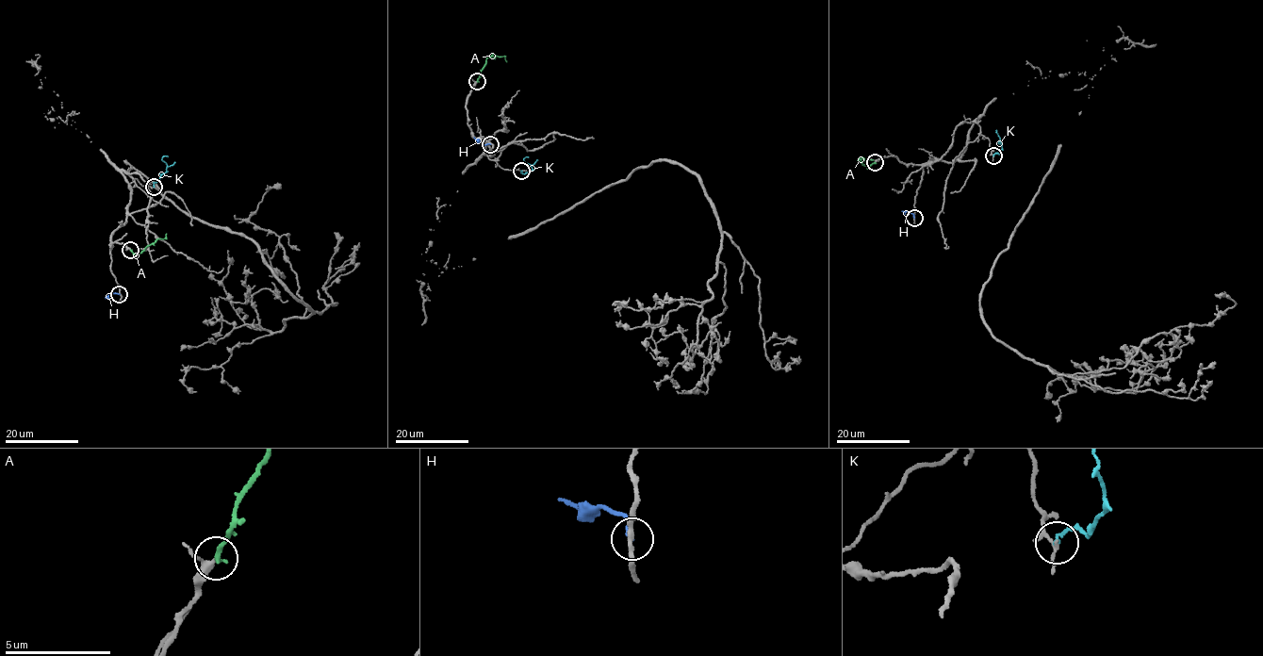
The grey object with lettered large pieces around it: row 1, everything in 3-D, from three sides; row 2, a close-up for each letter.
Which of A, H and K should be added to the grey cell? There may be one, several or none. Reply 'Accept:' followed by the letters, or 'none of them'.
Accept: A

